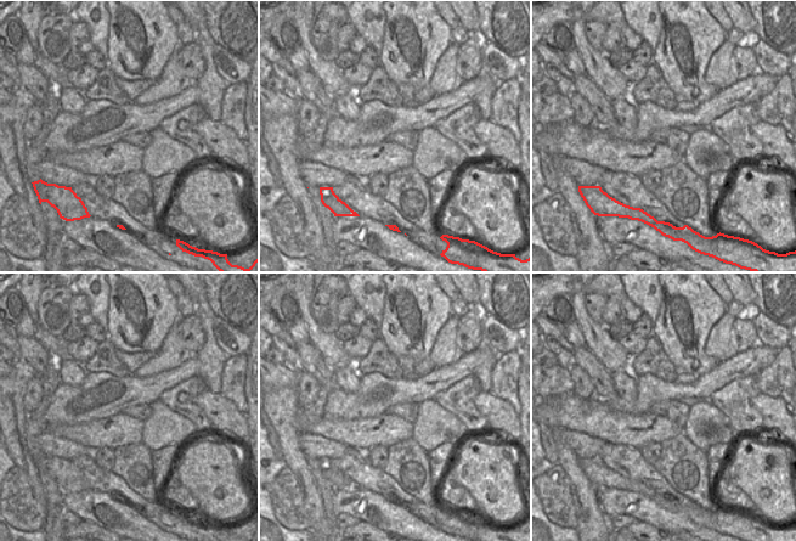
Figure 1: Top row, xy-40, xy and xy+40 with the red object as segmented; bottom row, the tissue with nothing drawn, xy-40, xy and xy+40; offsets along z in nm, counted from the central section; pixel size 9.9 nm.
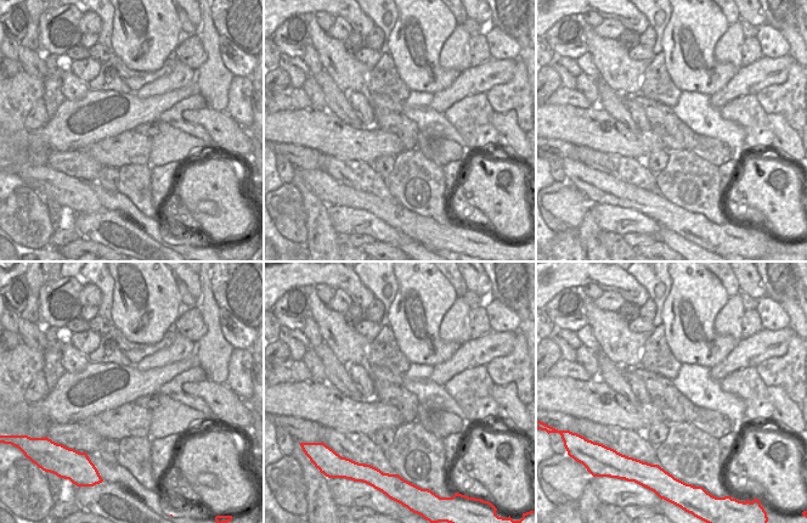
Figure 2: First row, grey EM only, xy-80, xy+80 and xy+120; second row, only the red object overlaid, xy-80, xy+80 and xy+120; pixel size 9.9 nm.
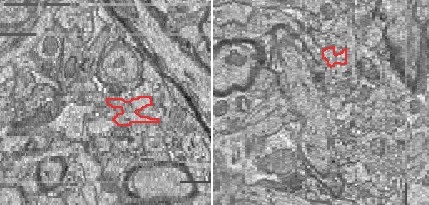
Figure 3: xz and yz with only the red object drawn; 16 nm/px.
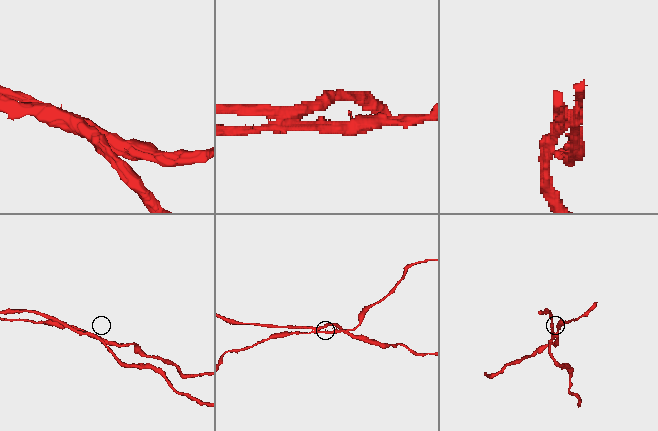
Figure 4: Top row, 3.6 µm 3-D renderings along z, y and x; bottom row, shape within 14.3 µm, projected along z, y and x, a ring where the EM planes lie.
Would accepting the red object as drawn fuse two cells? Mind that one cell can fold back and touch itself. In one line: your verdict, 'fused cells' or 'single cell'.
fused cells

